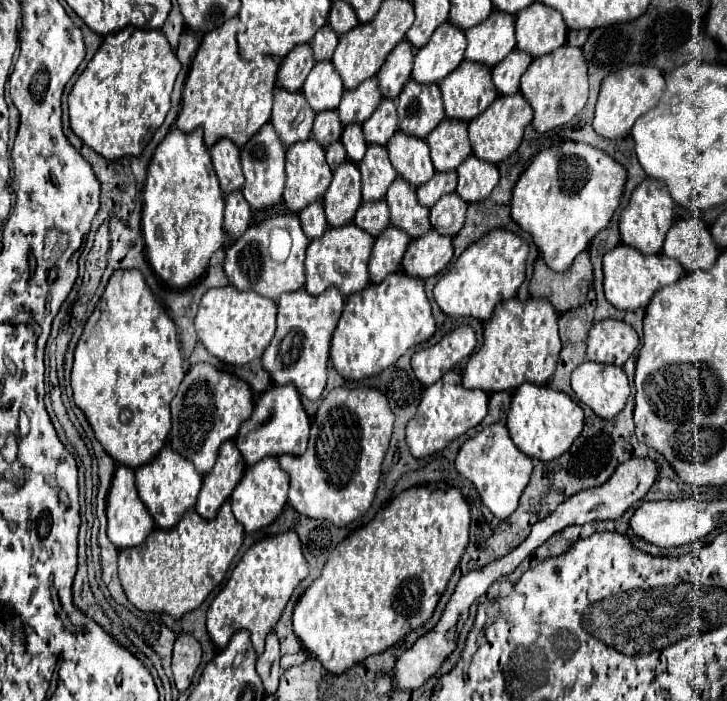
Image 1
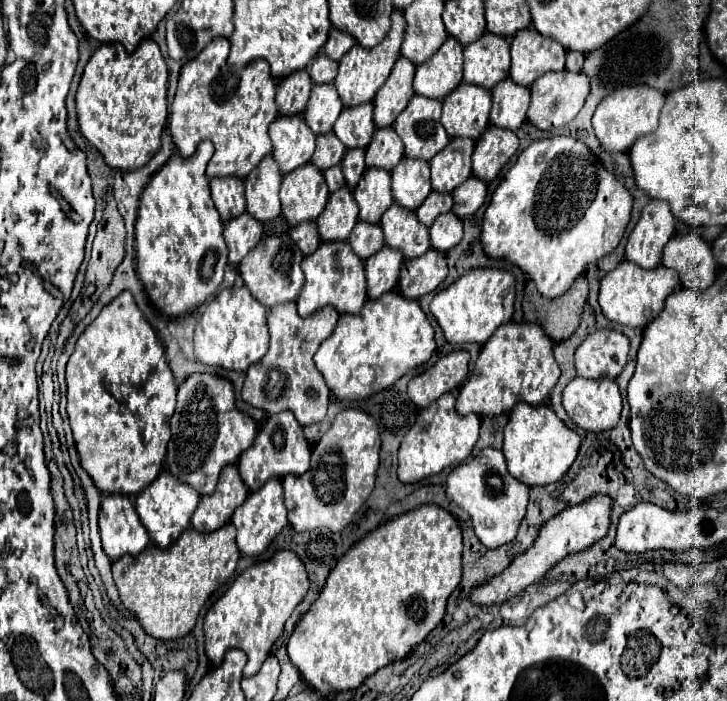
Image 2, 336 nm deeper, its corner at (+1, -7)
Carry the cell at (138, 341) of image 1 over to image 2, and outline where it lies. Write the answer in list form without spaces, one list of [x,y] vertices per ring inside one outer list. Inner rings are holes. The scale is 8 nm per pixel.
[[[122,291],[116,299],[112,299],[78,337],[76,349],[66,365],[66,385],[68,419],[82,467],[104,493],[140,493],[162,469],[170,439],[168,421],[176,407],[176,385],[164,359],[164,347],[160,345],[152,325],[140,313],[130,291]]]

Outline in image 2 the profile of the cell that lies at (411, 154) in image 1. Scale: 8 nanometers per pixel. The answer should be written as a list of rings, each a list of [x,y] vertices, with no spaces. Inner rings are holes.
[[[404,157],[392,169],[392,193],[394,201],[406,209],[416,211],[428,197],[430,189],[430,165],[422,159]]]

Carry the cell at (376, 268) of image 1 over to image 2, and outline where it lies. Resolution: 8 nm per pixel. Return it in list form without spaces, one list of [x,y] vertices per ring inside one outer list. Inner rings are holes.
[[[384,245],[376,255],[368,257],[366,267],[366,283],[368,283],[368,297],[378,299],[380,295],[392,291],[398,283],[398,271],[404,263],[404,255],[394,247]]]

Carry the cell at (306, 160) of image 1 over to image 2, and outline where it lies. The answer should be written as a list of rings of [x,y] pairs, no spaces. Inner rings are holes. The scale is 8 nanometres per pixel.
[[[312,163],[290,171],[282,179],[280,187],[280,201],[282,201],[282,215],[294,227],[302,221],[314,221],[326,201],[328,201],[328,187],[324,175]]]

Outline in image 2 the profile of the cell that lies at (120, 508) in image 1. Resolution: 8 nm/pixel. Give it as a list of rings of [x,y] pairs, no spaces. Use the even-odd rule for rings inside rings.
[[[108,493],[102,497],[100,537],[102,549],[112,561],[120,559],[122,555],[138,555],[148,547],[148,531],[140,523],[128,495]]]

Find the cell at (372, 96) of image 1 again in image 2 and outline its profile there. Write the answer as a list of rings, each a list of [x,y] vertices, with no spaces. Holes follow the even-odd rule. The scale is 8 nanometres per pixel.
[[[362,103],[356,107],[346,107],[338,121],[334,123],[334,133],[336,137],[348,147],[368,147],[372,135],[376,131],[376,123],[374,123],[374,105]]]

